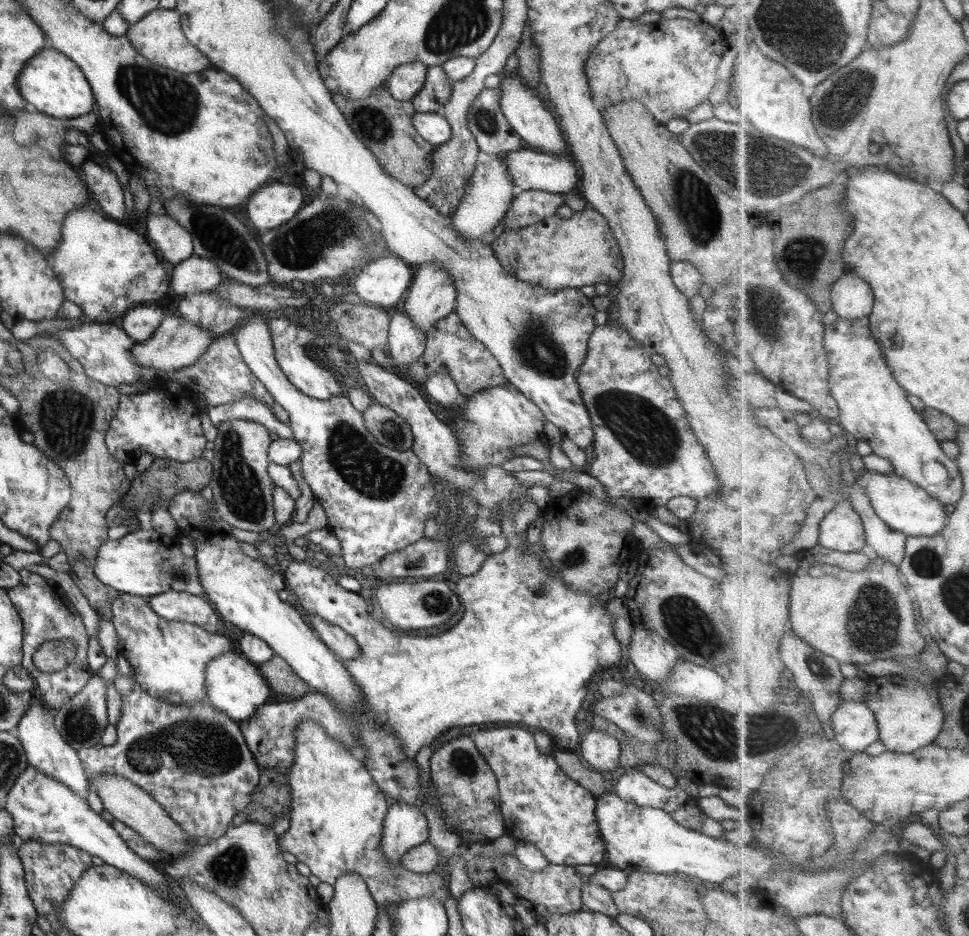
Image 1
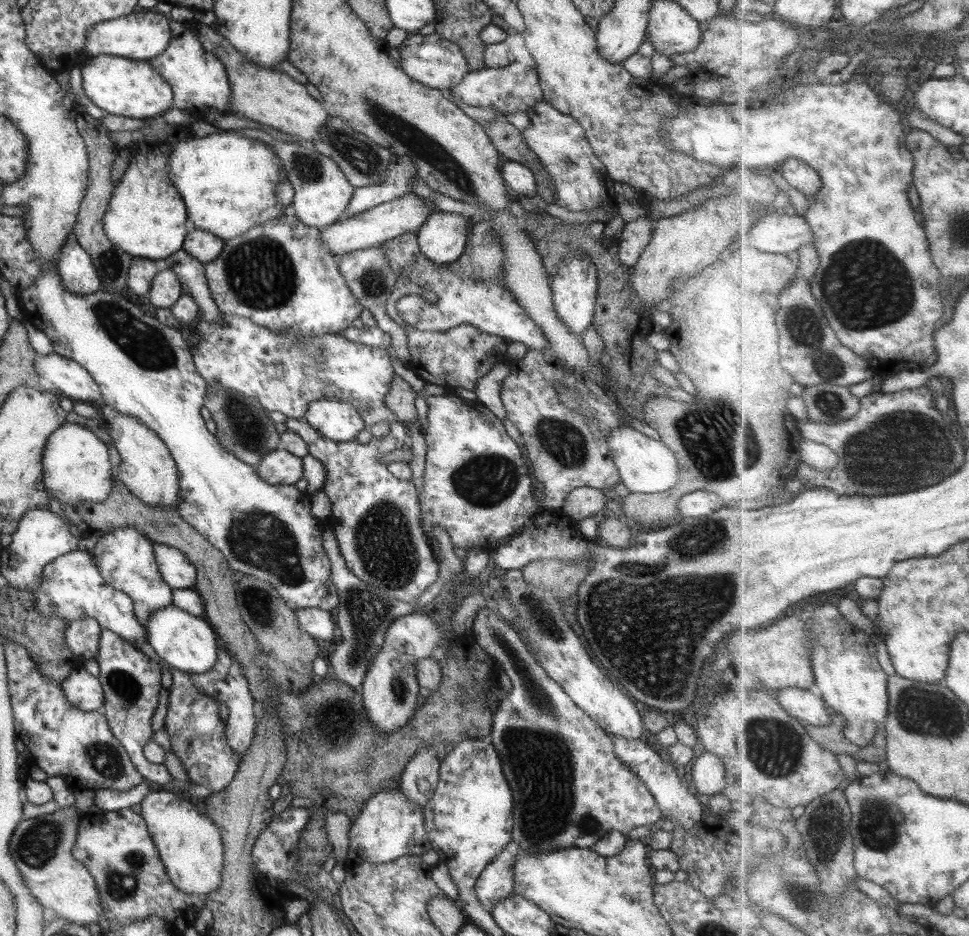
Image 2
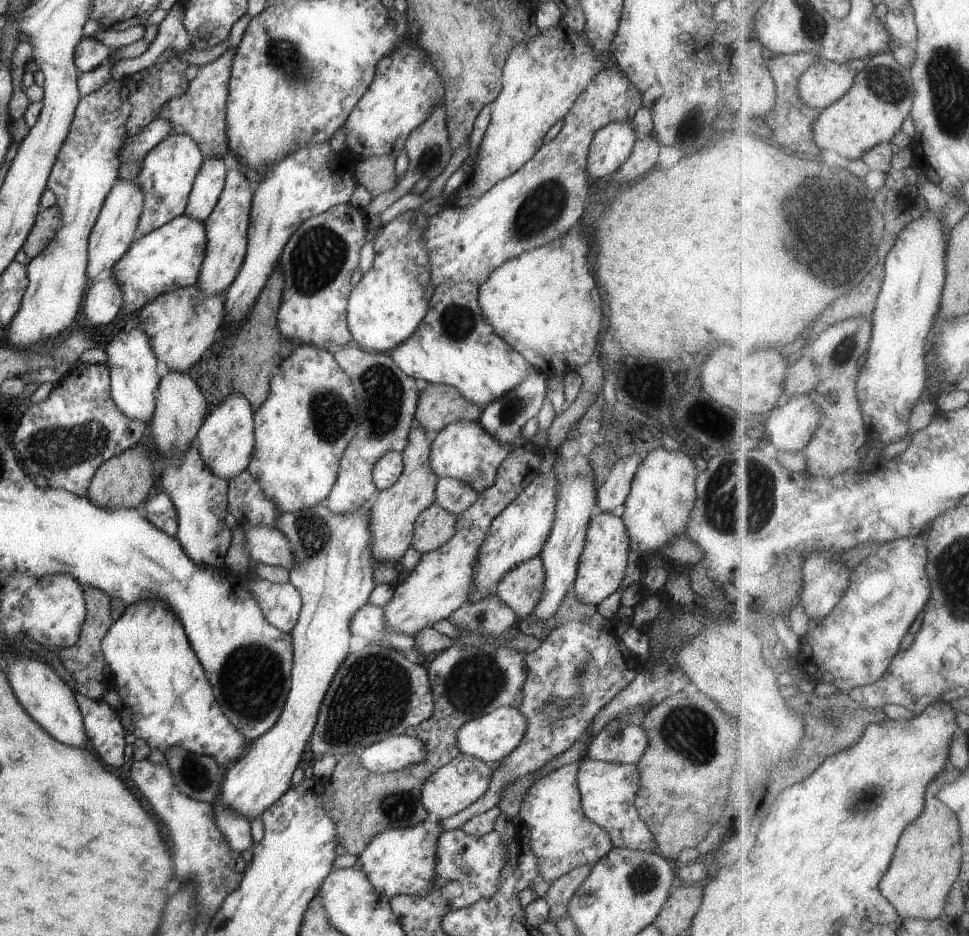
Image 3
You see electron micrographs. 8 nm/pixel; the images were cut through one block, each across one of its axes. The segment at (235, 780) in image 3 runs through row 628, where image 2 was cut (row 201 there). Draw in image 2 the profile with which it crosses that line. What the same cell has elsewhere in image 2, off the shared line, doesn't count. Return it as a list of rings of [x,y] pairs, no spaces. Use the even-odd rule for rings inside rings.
[[[244,128],[239,133],[248,138],[268,142],[276,156],[281,158],[286,177],[294,189],[294,202],[290,212],[298,217],[304,225],[322,230],[330,228],[346,215],[348,204],[354,194],[354,186],[348,182],[338,164],[314,150],[310,141],[304,141],[304,143],[282,142],[272,138],[270,134],[267,135],[266,132],[262,132],[261,129]]]

